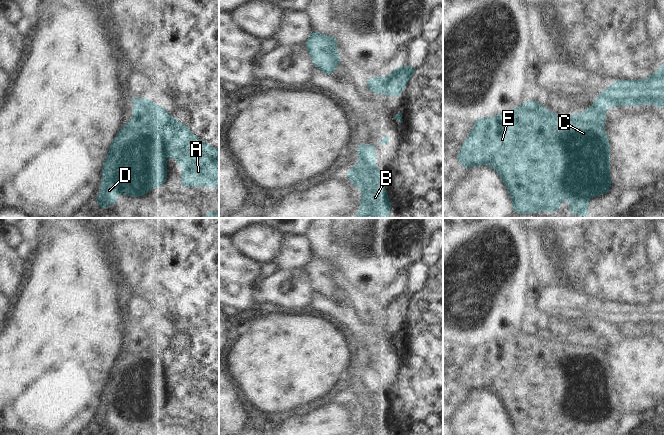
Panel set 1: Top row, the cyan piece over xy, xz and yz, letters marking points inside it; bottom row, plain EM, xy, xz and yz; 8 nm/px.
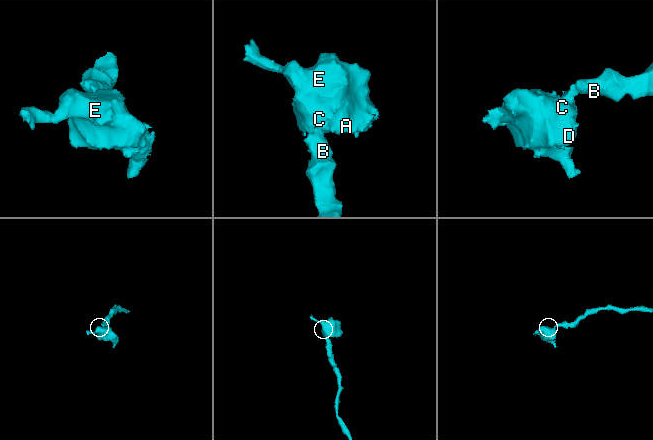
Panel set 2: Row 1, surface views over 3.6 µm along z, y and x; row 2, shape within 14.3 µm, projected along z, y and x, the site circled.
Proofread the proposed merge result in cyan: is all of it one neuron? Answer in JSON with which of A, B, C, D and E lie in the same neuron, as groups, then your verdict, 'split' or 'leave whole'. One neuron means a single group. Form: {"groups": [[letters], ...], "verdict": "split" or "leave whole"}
{"groups": [["A", "C", "D", "E"], ["B"]], "verdict": "split"}

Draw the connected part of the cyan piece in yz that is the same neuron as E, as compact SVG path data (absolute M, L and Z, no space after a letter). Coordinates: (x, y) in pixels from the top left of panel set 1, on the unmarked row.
M531 324L492 342L474 343L474 353L463 366L457 383L464 393L482 388L494 392L512 421L513 435L558 435L565 422L570 424L569 435L588 435L588 423L611 412L609 363L603 354L605 340L605 330L597 324L586 335L573 340L553 338Z

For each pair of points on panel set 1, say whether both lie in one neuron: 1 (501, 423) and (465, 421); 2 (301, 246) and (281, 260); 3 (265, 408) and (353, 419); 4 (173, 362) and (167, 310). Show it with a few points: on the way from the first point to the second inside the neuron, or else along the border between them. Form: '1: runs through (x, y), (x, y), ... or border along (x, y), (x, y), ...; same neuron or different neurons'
1: runs through (492, 423), (474, 421); same neuron
2: runs through (296, 251), (286, 259); same neuron
3: border along (315, 403), (301, 409), (280, 414), (271, 419); different neurons
4: border along (147, 323), (159, 331), (164, 330); different neurons

